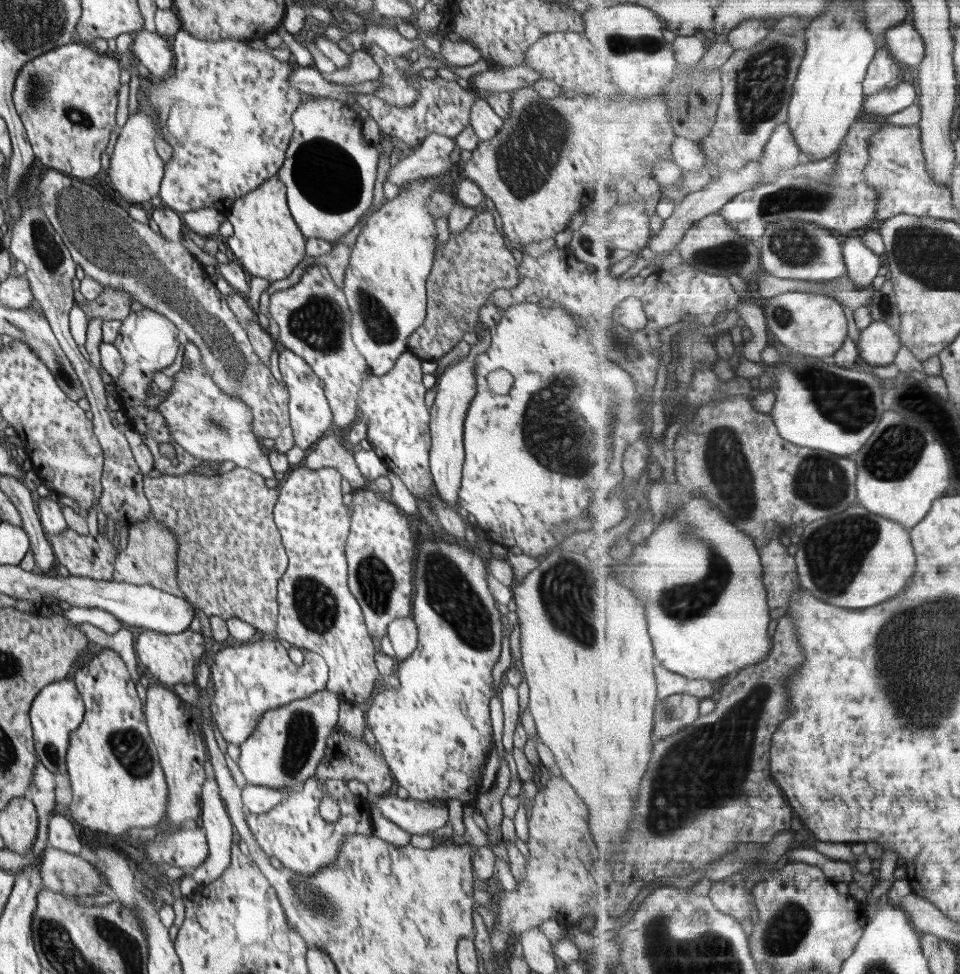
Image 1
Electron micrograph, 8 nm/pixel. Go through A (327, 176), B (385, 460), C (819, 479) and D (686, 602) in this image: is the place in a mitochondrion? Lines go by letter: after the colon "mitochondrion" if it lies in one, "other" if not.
A: mitochondrion
B: other
C: mitochondrion
D: mitochondrion

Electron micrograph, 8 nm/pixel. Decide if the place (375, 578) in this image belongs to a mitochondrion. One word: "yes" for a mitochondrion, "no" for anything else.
yes

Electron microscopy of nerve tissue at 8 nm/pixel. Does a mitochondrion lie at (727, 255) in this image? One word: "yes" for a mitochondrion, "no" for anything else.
yes

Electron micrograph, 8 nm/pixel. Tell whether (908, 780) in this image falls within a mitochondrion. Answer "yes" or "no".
no

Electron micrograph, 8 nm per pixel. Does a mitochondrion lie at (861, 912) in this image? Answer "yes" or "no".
no

